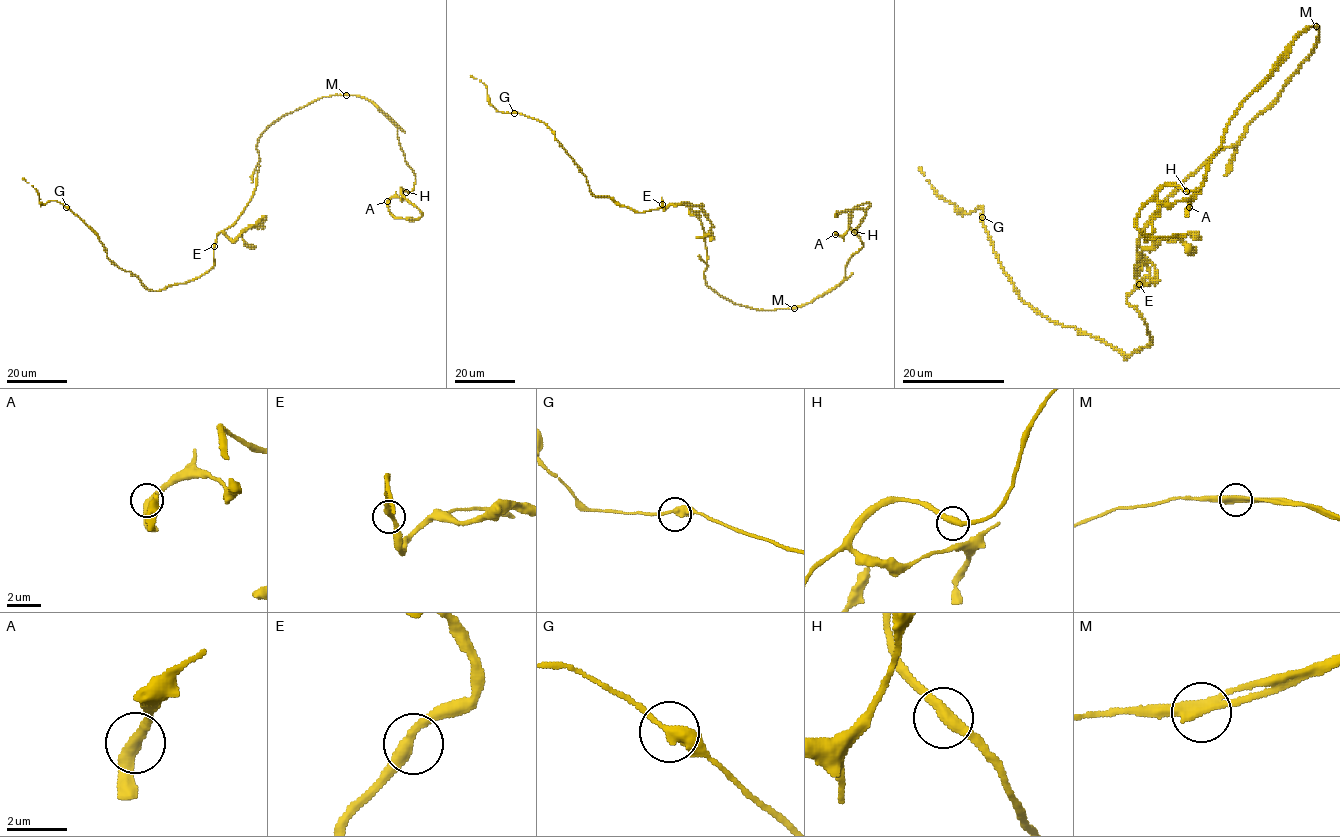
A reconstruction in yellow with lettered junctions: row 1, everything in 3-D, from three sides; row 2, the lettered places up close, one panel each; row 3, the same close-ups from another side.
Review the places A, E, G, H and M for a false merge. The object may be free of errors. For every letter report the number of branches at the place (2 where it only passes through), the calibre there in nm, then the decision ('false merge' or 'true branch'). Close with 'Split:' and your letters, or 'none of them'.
A: branches 2; calibre 340 nm; true branch
E: branches 2; calibre 360 nm; true branch
G: branches 2; calibre 360 nm; true branch
H: branches 2; calibre 360 nm; true branch
M: branches 2; calibre 360 nm; false merge
Split: M

